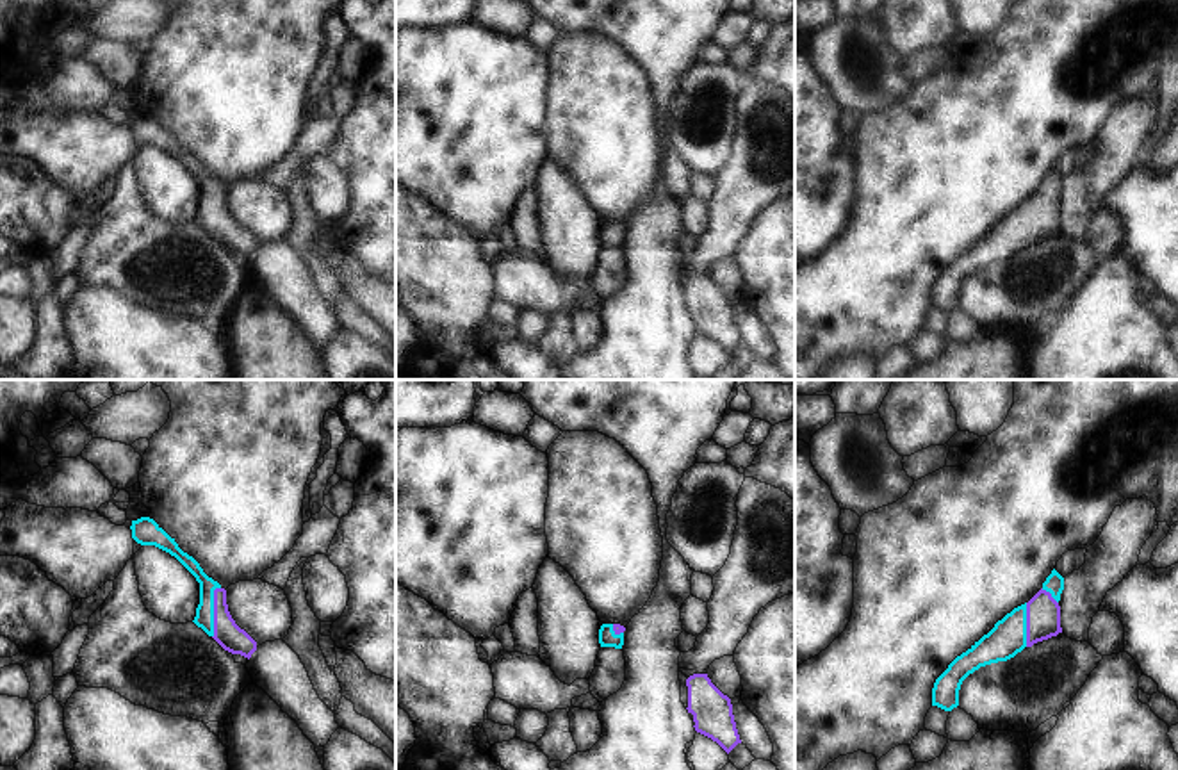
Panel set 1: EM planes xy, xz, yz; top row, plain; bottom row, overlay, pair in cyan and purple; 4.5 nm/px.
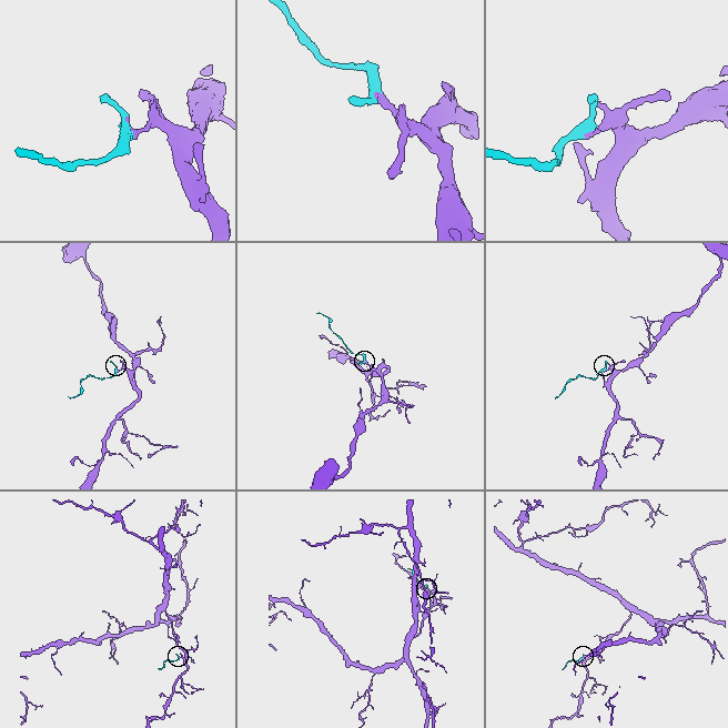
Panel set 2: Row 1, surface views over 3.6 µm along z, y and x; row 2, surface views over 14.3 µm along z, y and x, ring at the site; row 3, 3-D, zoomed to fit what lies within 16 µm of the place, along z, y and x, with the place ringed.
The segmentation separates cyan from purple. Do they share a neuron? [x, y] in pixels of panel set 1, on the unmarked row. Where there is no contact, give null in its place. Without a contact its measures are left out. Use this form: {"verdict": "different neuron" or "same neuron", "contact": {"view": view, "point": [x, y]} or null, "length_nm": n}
{"verdict": "same neuron", "contact": {"view": "xy", "point": [212, 212]}, "length_nm": 240}

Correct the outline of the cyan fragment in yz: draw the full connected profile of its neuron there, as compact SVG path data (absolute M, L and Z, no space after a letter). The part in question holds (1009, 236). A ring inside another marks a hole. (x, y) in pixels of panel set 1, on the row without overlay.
M1053 169L1028 203L1007 214L987 235L948 266L934 283L932 307L952 312L959 307L959 291L969 274L980 267L1007 262L1025 248L1062 233L1059 207L1062 191L1064 178Z

